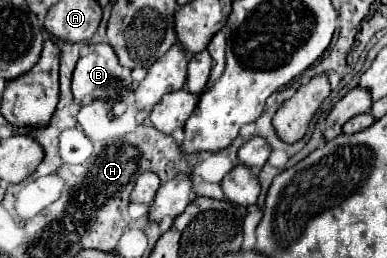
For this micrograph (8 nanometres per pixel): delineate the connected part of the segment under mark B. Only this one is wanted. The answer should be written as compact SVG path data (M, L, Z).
M87 44L73 72L73 98L83 104L85 100L103 100L103 102L123 102L129 92L133 92L131 70L121 66L111 44Z

